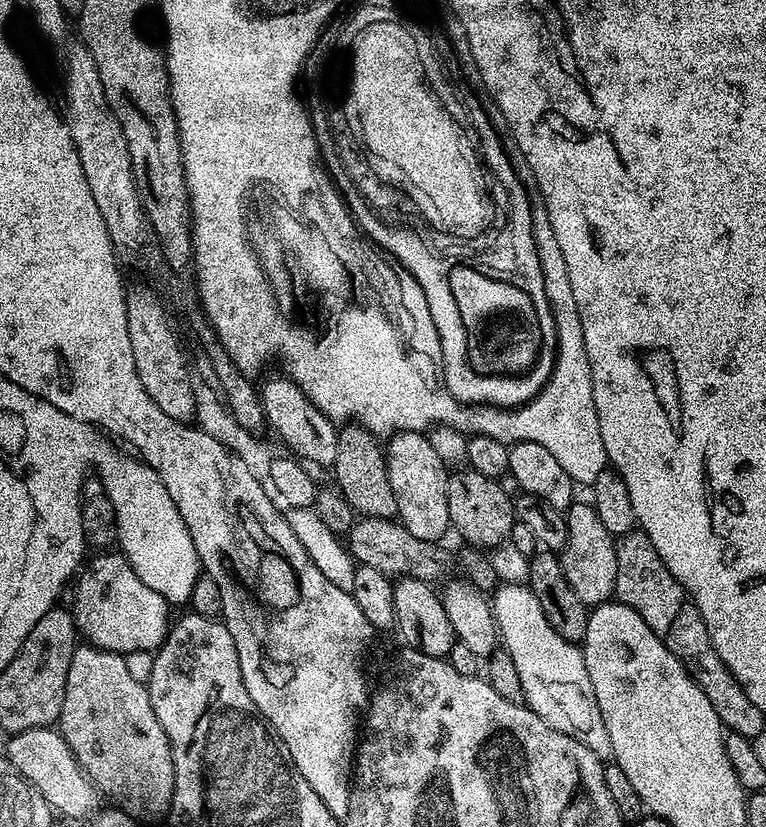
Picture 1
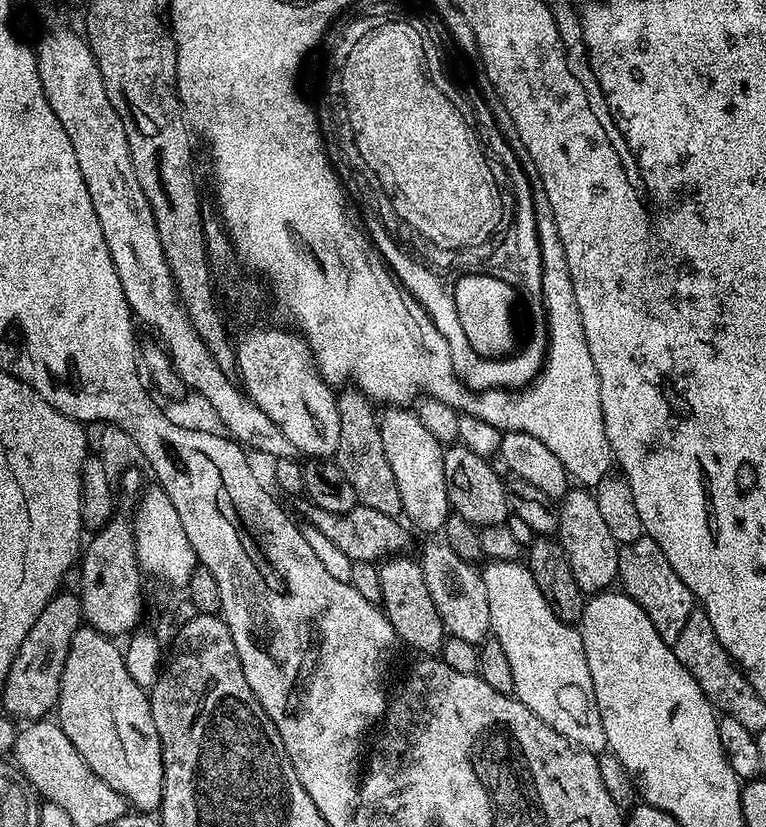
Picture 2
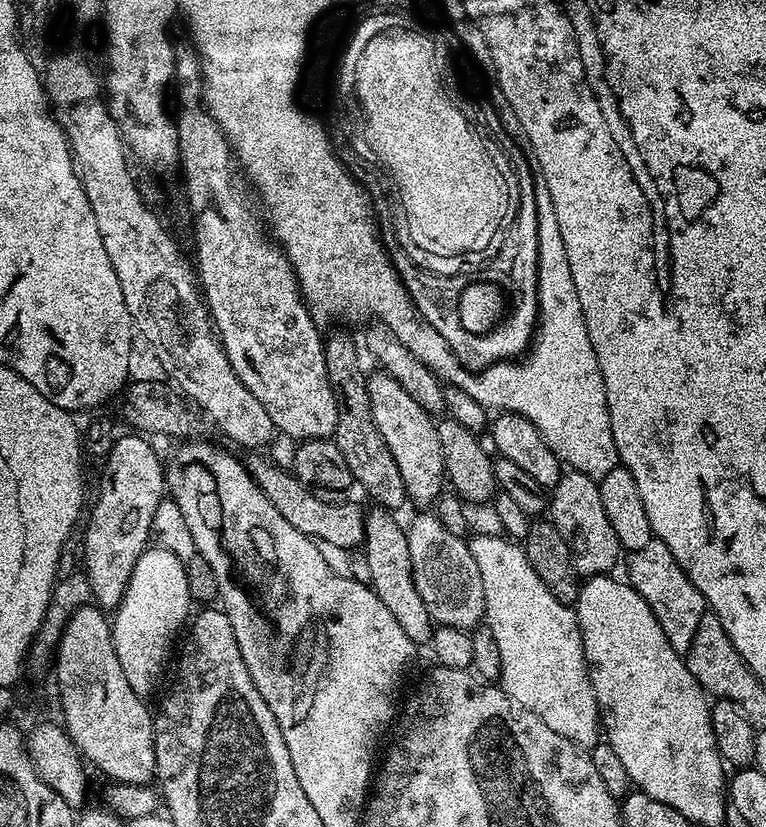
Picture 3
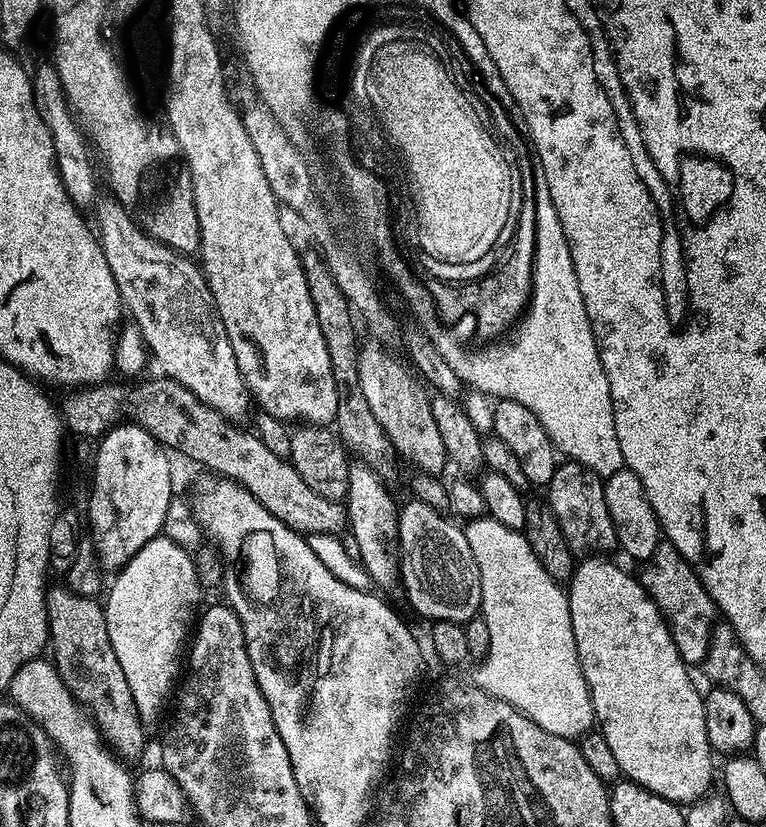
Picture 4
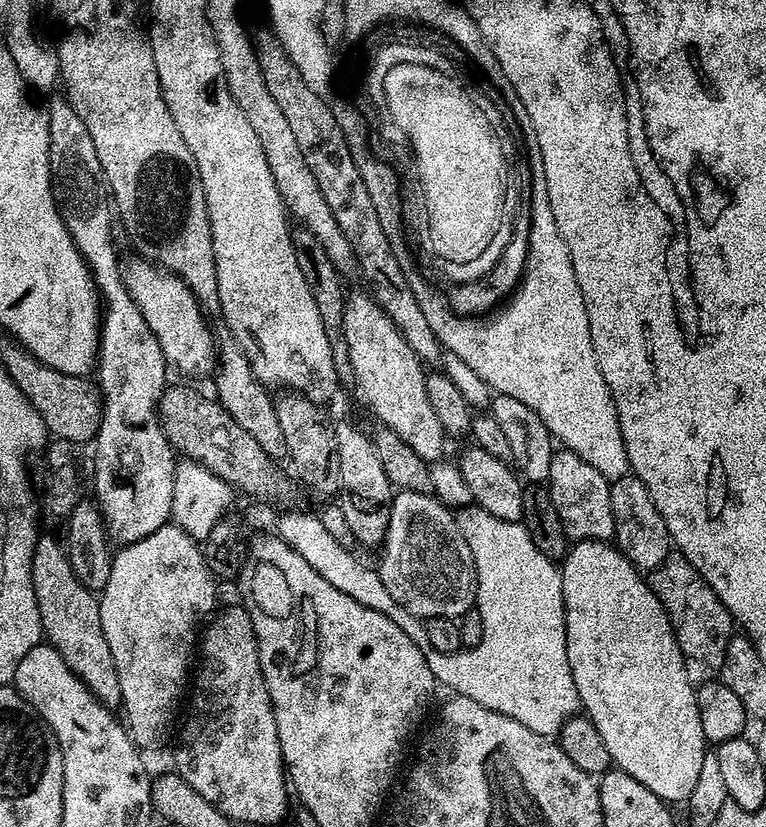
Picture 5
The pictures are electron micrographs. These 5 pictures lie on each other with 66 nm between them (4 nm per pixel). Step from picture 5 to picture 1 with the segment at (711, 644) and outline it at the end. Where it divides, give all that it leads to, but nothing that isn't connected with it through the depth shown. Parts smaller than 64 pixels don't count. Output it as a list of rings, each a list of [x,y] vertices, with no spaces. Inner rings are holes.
[[[639,530],[627,532],[616,540],[618,554],[618,582],[615,599],[621,604],[630,606],[662,638],[667,637],[670,626],[674,626],[674,618],[678,618],[678,610],[686,603],[686,593],[682,585],[666,570],[666,562],[658,558],[658,550],[654,550],[654,542],[646,538]]]

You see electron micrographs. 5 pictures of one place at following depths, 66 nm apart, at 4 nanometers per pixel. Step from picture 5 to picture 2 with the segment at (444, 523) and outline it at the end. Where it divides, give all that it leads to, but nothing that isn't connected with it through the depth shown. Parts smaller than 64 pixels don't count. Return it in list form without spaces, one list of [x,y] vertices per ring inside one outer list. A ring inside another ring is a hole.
[[[443,539],[429,540],[432,541],[425,546],[424,553],[418,556],[418,563],[424,575],[426,590],[430,590],[434,606],[438,606],[438,614],[447,635],[480,646],[492,631],[490,602],[486,598],[486,582],[481,569],[475,563],[460,558]]]

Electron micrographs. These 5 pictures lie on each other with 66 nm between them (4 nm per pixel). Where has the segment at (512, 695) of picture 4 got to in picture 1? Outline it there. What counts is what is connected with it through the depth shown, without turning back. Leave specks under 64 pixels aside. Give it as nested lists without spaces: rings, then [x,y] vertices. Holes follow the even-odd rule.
[[[501,583],[491,593],[490,603],[502,648],[514,660],[522,682],[523,703],[554,730],[574,738],[574,742],[582,742],[582,746],[586,746],[586,750],[601,762],[611,761],[610,734],[606,734],[606,722],[602,722],[598,698],[594,698],[594,686],[590,686],[590,674],[586,670],[581,645],[562,638],[562,634],[546,622],[542,605],[527,586]]]

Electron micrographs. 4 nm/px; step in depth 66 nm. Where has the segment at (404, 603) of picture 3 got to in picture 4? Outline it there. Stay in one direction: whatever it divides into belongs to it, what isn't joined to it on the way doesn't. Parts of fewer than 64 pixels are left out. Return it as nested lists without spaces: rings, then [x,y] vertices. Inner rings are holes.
[[[352,462],[348,465],[347,531],[359,543],[360,564],[368,572],[371,583],[377,588],[396,588],[400,578],[400,561],[394,547],[398,503],[388,493],[389,488],[380,475],[368,464]]]

